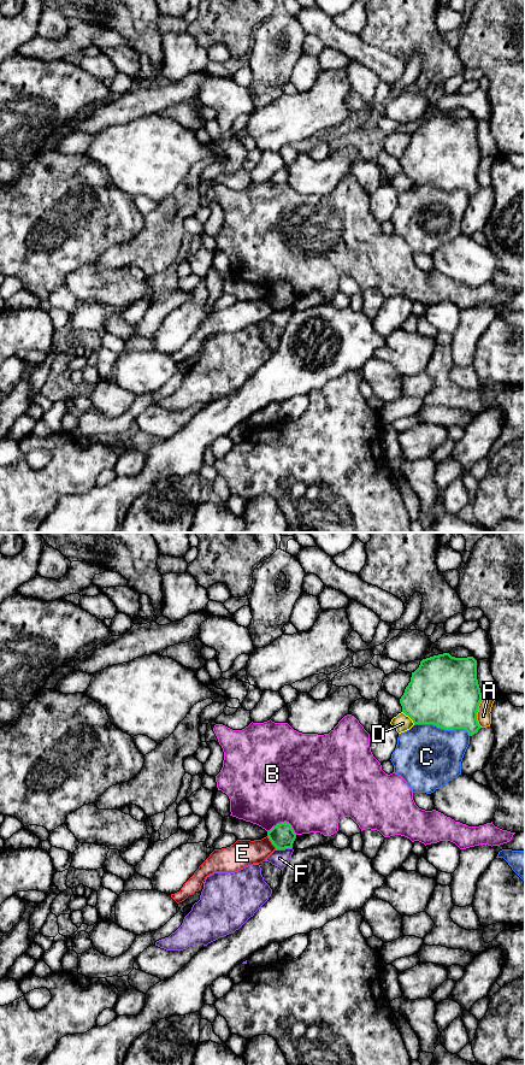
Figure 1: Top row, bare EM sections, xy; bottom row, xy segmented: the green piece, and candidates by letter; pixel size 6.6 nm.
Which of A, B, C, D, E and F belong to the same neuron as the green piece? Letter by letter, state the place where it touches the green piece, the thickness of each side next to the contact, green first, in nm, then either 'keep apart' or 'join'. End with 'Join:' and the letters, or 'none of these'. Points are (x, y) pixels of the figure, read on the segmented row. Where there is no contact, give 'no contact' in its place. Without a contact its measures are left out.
A: contact xy (477, 711); calibres 460 and 100 nm; keep apart
B: contact xy (283, 823); calibres 160 and 480 nm; keep apart
C: contact xy (442, 728); calibres 460 and 420 nm; keep apart
D: contact xy (408, 716); calibres 400 and 120 nm; keep apart
E: contact xy (271, 841); calibres 160 and 180 nm; keep apart
F: contact xy (283, 848); calibres 160 and 120 nm; keep apart
Join: none of these

